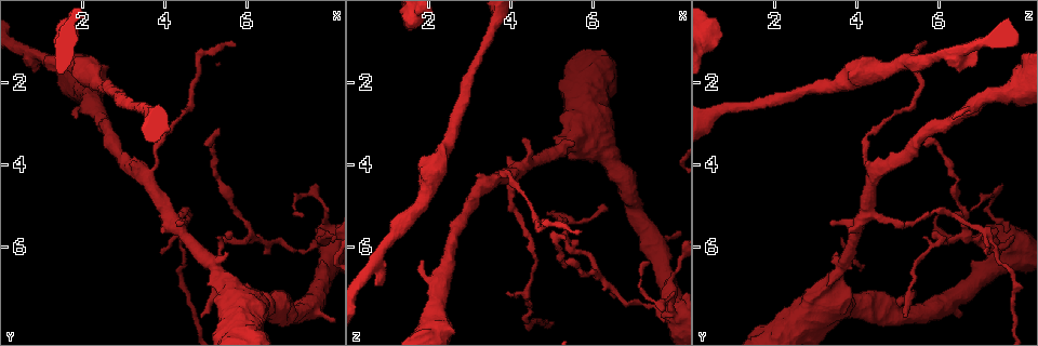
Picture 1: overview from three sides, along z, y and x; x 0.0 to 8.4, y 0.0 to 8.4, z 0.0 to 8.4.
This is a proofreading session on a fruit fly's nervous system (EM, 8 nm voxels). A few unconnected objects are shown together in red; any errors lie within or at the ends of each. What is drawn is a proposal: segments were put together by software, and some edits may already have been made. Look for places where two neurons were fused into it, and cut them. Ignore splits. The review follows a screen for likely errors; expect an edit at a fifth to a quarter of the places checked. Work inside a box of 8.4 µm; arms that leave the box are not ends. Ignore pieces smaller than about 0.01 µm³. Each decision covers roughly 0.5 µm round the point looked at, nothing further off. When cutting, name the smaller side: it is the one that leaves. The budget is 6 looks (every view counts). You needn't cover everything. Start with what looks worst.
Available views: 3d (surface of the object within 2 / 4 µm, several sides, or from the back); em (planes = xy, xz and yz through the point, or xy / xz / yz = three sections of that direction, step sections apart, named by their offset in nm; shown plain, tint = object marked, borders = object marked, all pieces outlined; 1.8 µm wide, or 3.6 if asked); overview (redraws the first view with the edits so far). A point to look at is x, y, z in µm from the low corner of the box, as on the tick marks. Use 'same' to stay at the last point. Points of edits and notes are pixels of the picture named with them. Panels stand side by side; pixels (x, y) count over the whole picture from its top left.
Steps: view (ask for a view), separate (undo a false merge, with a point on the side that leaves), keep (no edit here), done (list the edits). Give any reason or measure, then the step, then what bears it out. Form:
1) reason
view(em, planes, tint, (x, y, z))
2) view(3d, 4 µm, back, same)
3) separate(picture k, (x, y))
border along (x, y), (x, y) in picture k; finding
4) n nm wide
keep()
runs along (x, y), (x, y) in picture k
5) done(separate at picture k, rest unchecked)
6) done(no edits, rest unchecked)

calibre changes
view(em, xz, step 4, tint, (7.45, 6.05, 7.40))

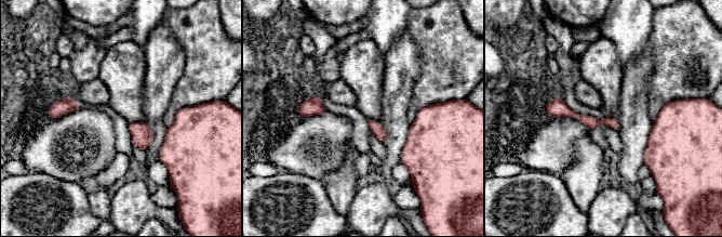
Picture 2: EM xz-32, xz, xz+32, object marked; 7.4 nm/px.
view(em, xy, step 16, tint, same)

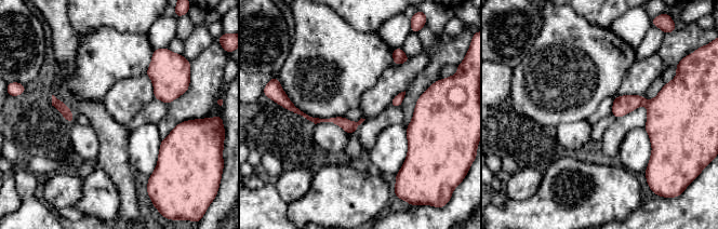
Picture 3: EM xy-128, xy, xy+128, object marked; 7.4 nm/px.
separate(picture 3, (622, 105))
two neurons meet here

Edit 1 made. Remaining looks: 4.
a fork
view(em, planes, tint, (0.70, 1.30, 6.45))

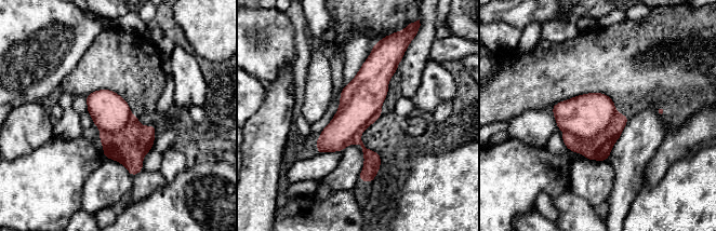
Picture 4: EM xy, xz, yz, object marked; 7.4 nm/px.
320 nm wide
separate(picture 4, (598, 148))
border along (615, 109), (595, 135), (569, 133) in picture 4; a second neuron is stuck on

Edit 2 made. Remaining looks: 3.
done(separate at picture 3, separate at picture 4, rest unchecked)

